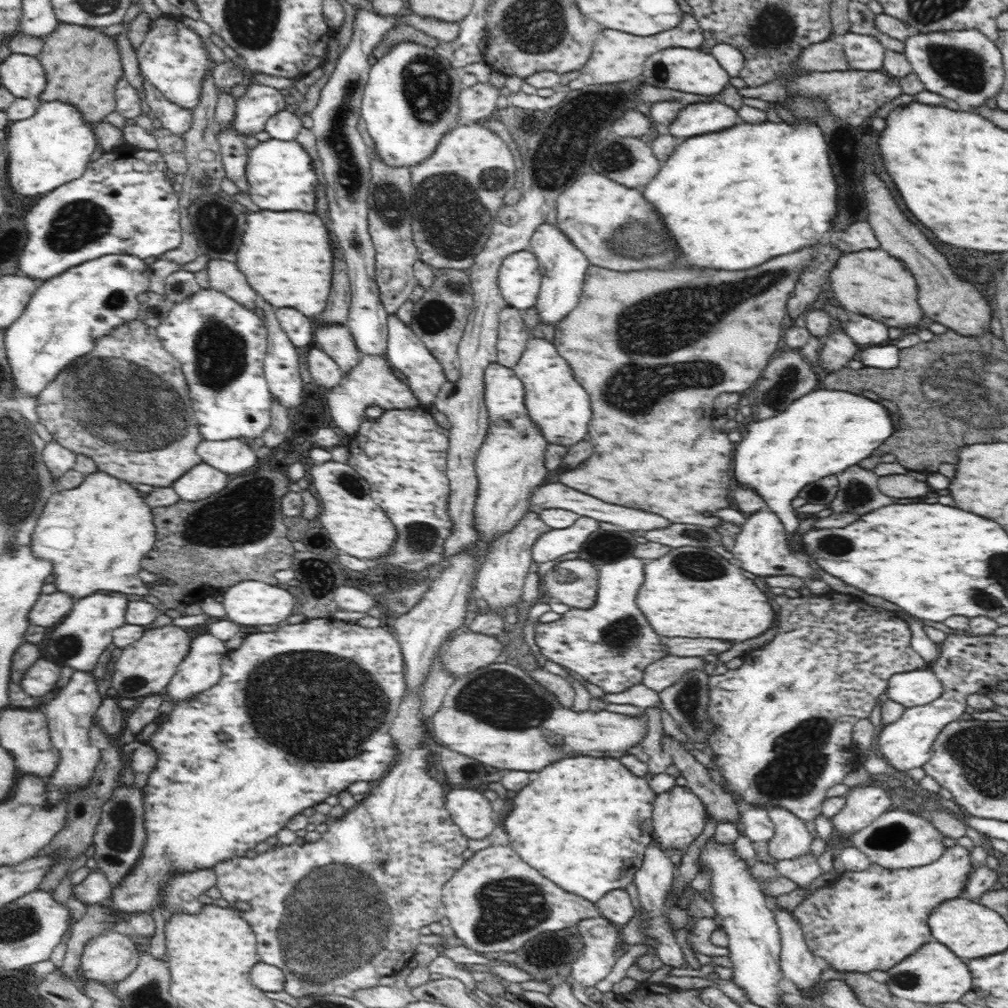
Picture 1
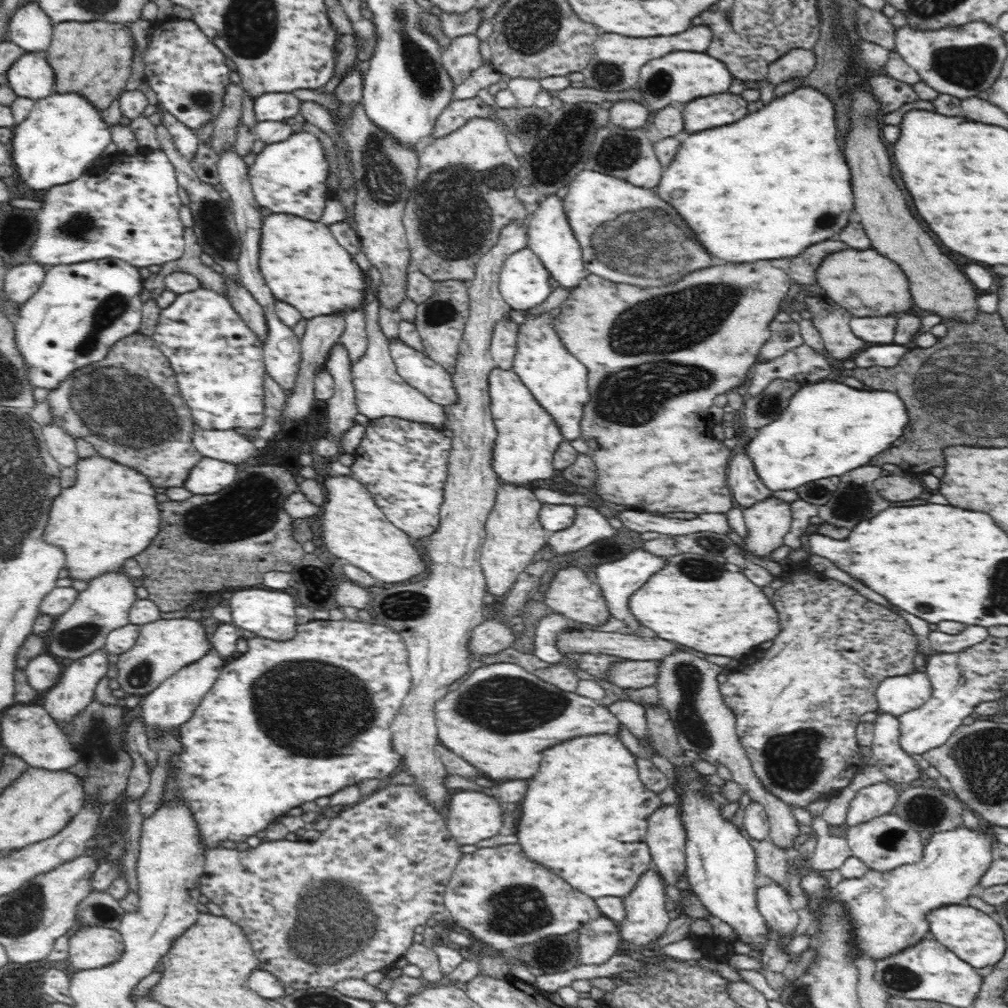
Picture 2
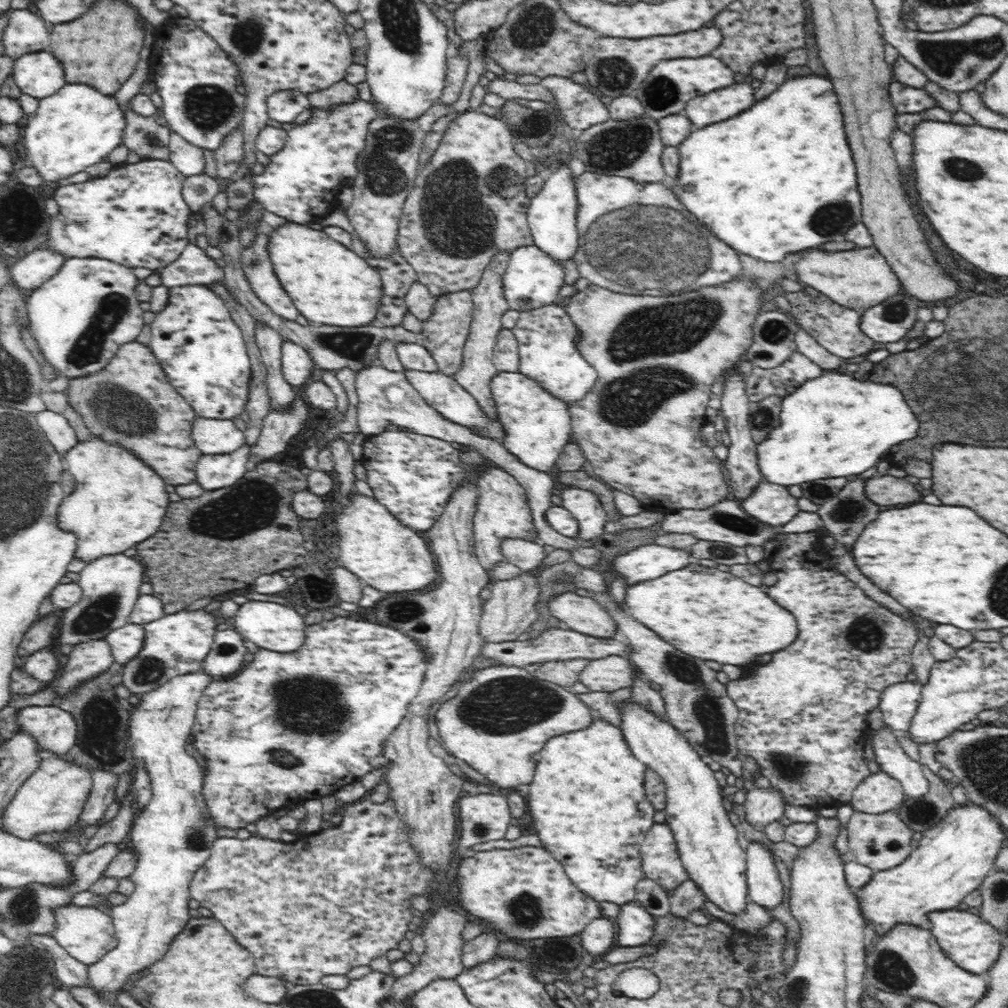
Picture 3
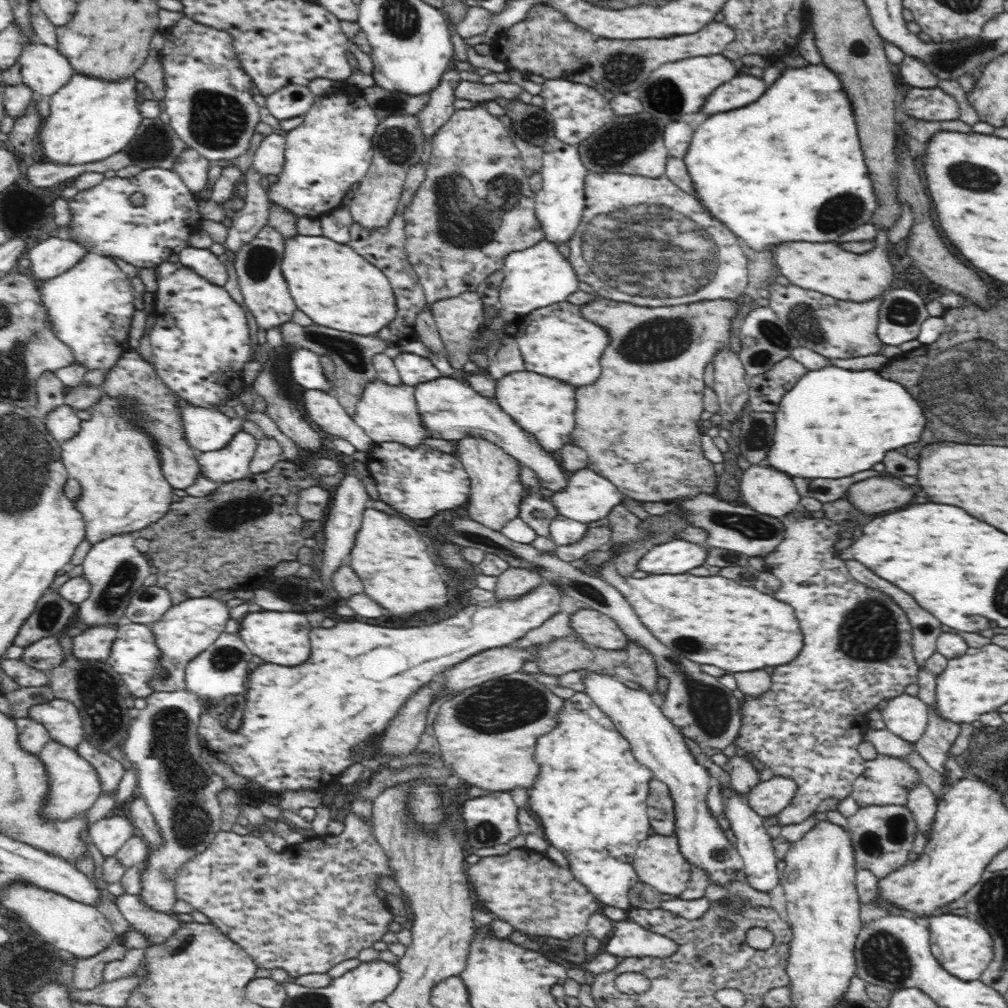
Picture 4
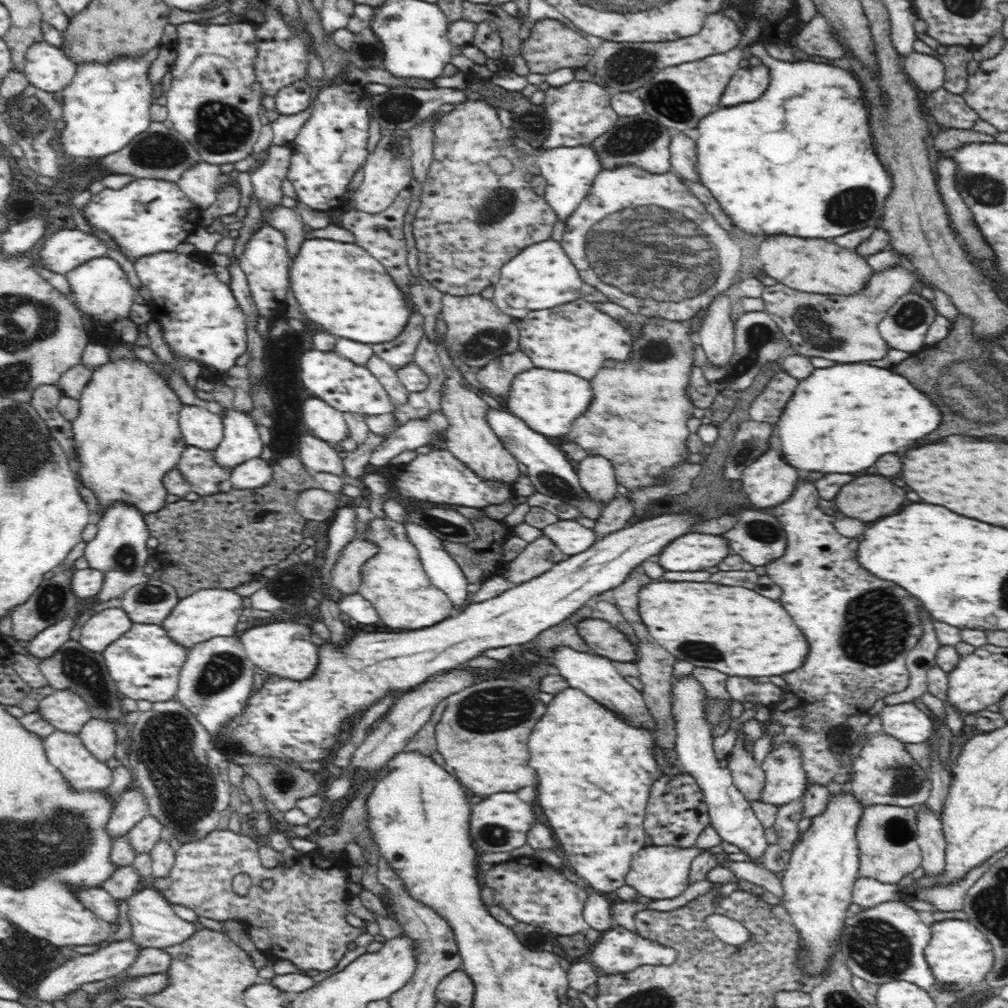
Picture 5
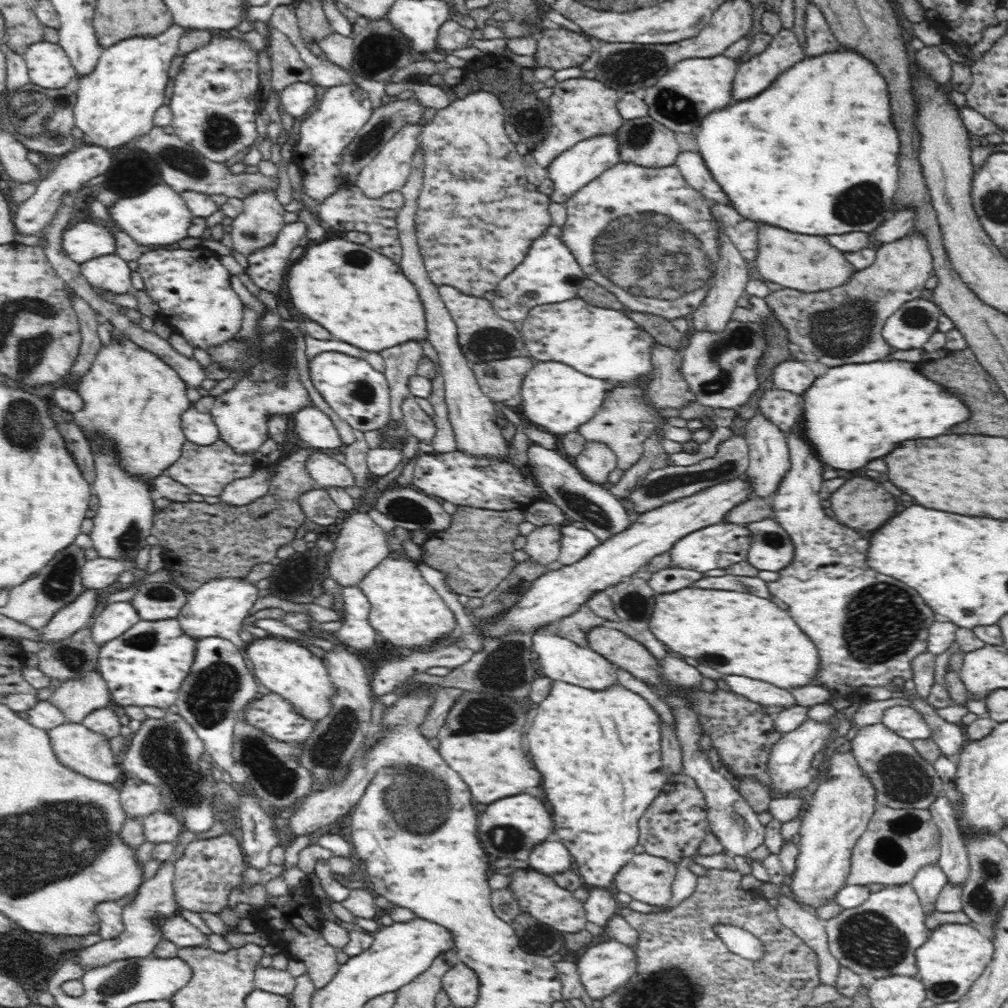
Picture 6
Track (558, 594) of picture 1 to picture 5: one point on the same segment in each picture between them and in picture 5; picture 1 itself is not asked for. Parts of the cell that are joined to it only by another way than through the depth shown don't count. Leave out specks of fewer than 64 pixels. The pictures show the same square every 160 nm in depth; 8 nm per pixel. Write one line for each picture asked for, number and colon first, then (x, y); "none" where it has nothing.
2: (571, 593)
3: (585, 615)
4: (596, 629)
5: (605, 640)

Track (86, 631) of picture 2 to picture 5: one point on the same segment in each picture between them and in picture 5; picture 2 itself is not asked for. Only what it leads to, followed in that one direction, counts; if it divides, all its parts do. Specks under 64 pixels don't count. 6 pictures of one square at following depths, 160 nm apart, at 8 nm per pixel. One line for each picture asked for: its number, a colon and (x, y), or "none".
3: (110, 584)
4: (115, 569)
5: (118, 549)

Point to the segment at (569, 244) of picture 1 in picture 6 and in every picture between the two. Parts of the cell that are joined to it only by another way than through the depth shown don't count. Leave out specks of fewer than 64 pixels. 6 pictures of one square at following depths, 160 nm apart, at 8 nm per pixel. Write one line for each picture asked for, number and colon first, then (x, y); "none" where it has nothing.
2: (550, 237)
3: (552, 215)
4: (559, 205)
5: (569, 172)
6: (574, 168)

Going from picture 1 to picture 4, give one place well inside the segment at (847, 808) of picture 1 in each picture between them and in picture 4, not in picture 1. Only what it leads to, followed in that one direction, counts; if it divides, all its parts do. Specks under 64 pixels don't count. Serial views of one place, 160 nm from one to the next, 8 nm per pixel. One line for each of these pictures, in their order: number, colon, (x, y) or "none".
2: (878, 799)
3: (877, 793)
4: (887, 780)

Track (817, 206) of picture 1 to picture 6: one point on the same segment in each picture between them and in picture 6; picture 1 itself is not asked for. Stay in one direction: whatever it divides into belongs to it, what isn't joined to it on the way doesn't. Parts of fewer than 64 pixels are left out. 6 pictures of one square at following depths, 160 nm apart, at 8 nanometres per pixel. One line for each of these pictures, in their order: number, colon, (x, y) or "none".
2: (774, 182)
3: (780, 177)
4: (788, 167)
5: (800, 161)
6: (783, 158)

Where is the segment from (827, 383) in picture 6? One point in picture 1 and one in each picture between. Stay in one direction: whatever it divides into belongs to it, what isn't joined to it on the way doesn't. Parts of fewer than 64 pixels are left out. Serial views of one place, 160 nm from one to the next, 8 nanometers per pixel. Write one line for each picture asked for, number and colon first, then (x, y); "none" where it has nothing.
1: (824, 432)
2: (829, 428)
3: (832, 426)
4: (829, 427)
5: (840, 419)

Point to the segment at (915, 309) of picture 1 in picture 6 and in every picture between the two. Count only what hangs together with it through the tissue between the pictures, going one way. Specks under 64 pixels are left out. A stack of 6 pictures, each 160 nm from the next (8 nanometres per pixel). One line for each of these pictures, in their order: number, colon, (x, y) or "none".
2: (851, 278)
3: (859, 279)
4: (824, 268)
5: (815, 266)
6: (807, 263)

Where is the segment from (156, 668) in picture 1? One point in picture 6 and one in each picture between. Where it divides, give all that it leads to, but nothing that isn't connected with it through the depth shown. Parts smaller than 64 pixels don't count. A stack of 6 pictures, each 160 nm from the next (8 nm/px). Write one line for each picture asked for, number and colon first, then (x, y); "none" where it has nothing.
2: (164, 646)
3: (176, 644)
4: (186, 629)
5: (201, 616)
6: (219, 607)

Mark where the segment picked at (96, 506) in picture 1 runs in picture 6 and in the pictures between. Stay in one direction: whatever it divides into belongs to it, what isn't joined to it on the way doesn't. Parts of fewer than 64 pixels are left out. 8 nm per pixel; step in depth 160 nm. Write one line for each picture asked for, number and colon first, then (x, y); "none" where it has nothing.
2: (111, 514)
3: (118, 501)
4: (115, 461)
5: (127, 436)
6: (131, 396)

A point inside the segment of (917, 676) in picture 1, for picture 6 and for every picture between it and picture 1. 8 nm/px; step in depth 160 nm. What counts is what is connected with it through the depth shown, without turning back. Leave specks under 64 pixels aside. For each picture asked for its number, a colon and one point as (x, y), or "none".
2: (896, 695)
3: (898, 703)
4: (906, 716)
5: (906, 722)
6: (905, 721)

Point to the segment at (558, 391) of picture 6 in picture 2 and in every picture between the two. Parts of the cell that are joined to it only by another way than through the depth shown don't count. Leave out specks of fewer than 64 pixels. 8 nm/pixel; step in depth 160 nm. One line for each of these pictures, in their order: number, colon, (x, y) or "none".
2: (527, 437)
3: (538, 426)
4: (544, 407)
5: (548, 402)

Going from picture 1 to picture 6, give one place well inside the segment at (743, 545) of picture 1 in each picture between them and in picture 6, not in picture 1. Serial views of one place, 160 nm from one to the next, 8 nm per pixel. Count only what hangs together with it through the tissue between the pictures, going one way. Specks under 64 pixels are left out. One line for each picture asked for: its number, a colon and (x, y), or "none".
2: (767, 522)
3: (771, 504)
4: (768, 491)
5: (770, 481)
6: (767, 446)

